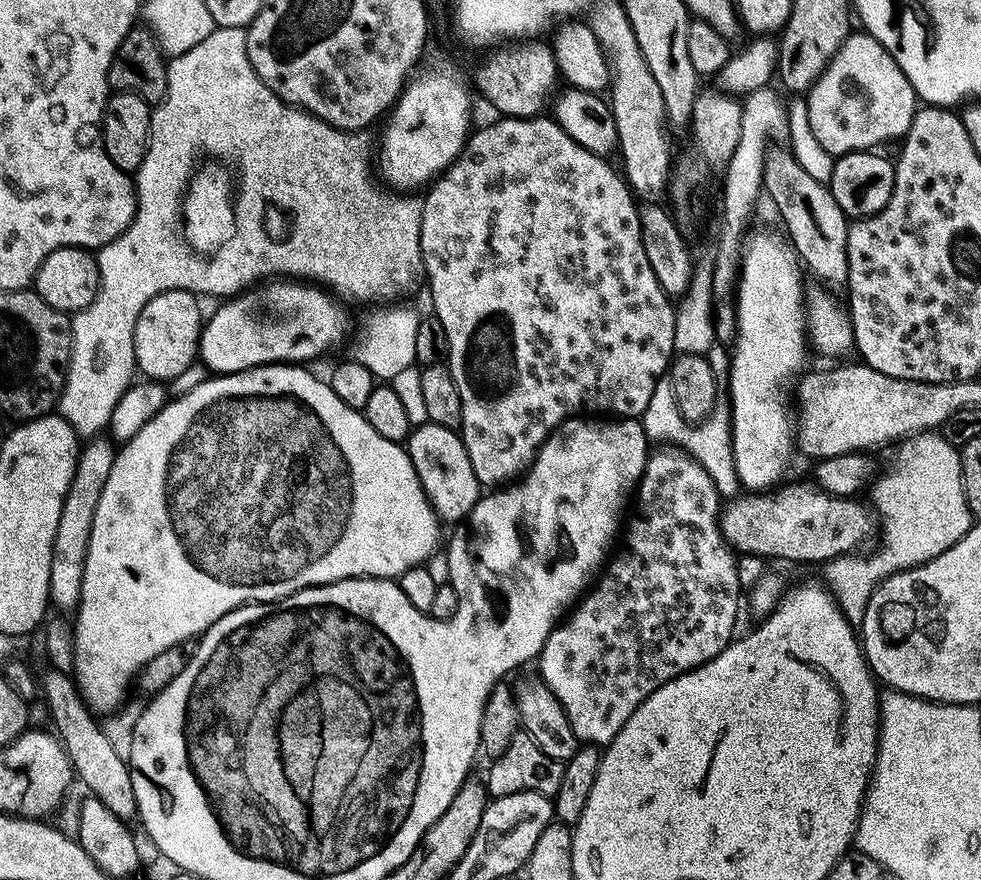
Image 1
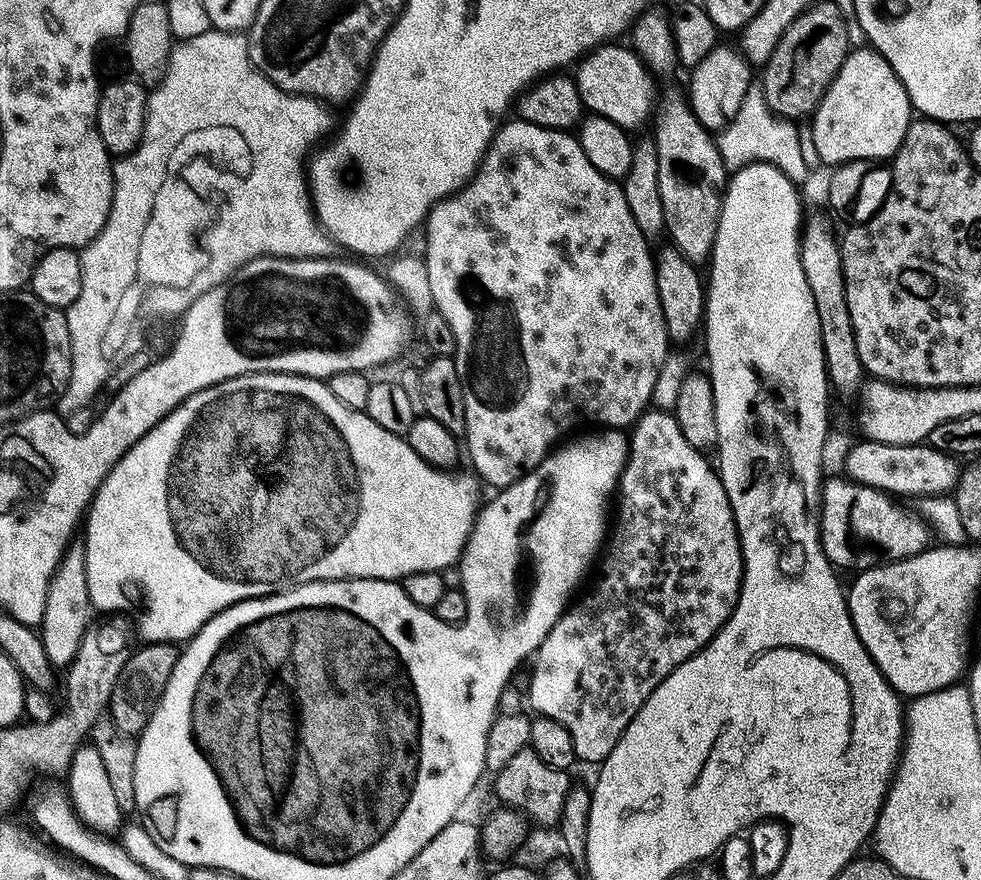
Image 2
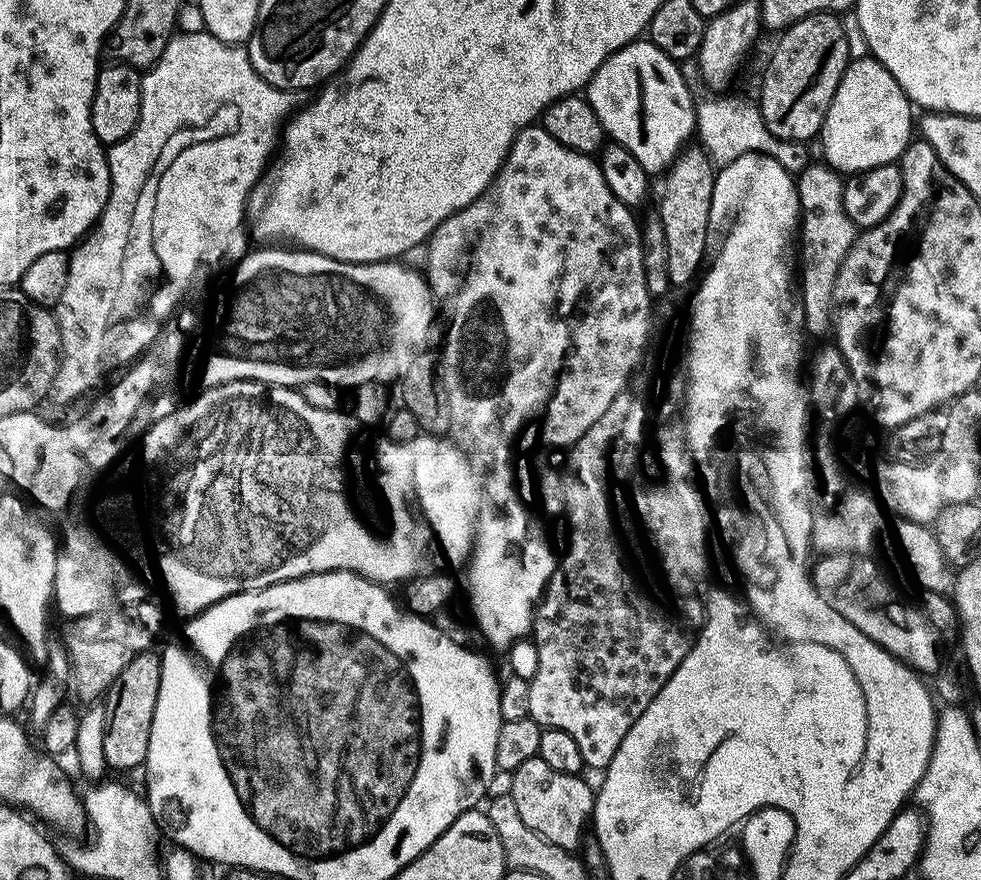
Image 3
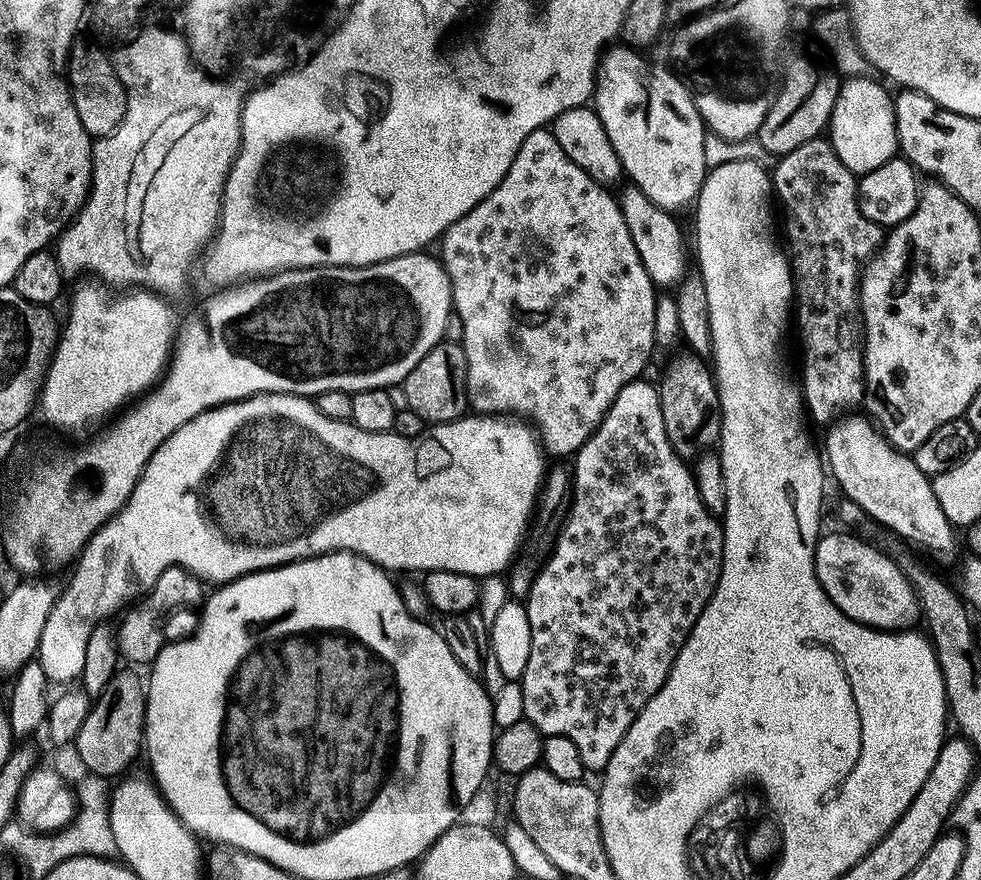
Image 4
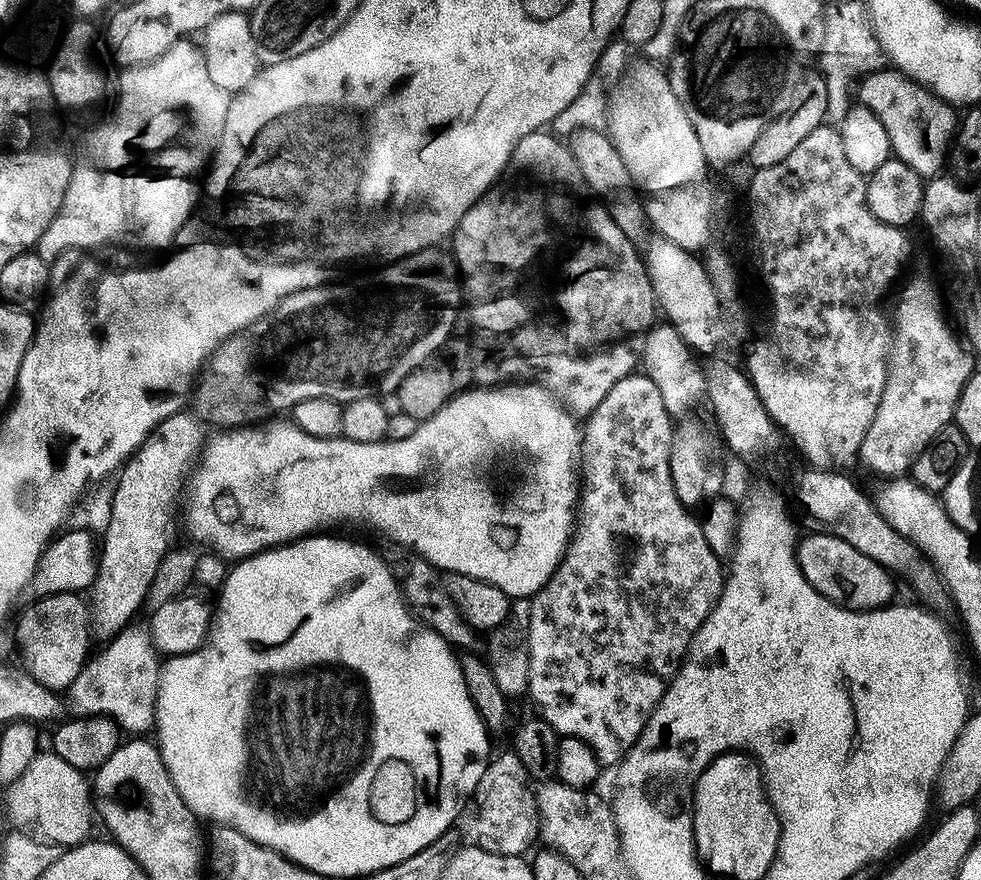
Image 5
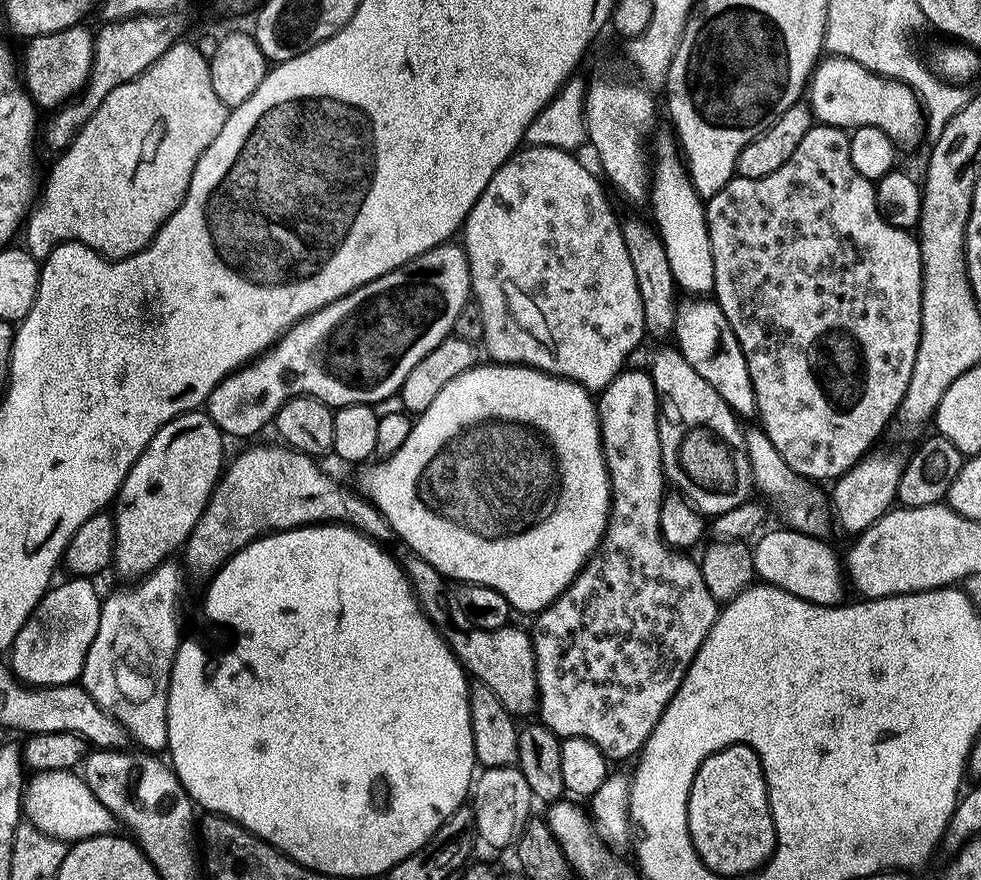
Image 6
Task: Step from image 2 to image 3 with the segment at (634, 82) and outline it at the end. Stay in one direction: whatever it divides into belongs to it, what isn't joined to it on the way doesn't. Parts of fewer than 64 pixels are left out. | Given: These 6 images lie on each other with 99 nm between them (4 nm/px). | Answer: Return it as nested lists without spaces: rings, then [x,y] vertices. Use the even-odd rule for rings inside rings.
[[[637,38],[610,54],[610,58],[606,58],[602,66],[598,66],[598,70],[586,85],[588,105],[594,110],[594,114],[598,114],[598,122],[602,122],[605,133],[632,154],[642,166],[642,170],[649,174],[667,172],[669,166],[693,139],[696,131],[694,92],[688,89],[680,68],[677,61],[662,54],[662,50],[658,50],[658,46],[654,46],[651,40]]]

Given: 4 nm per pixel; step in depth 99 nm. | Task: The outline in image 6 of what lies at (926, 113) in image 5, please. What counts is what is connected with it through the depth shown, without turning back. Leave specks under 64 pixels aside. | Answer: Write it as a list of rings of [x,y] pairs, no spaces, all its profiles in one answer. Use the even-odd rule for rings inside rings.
[[[829,55],[827,58],[821,59],[812,69],[806,89],[806,100],[811,107],[813,117],[819,123],[845,130],[874,126],[885,132],[892,143],[897,146],[916,144],[923,138],[924,132],[926,133],[926,113],[921,105],[920,97],[911,88],[907,88],[905,84],[897,80],[886,80],[877,72],[866,70],[866,66],[841,56]]]

